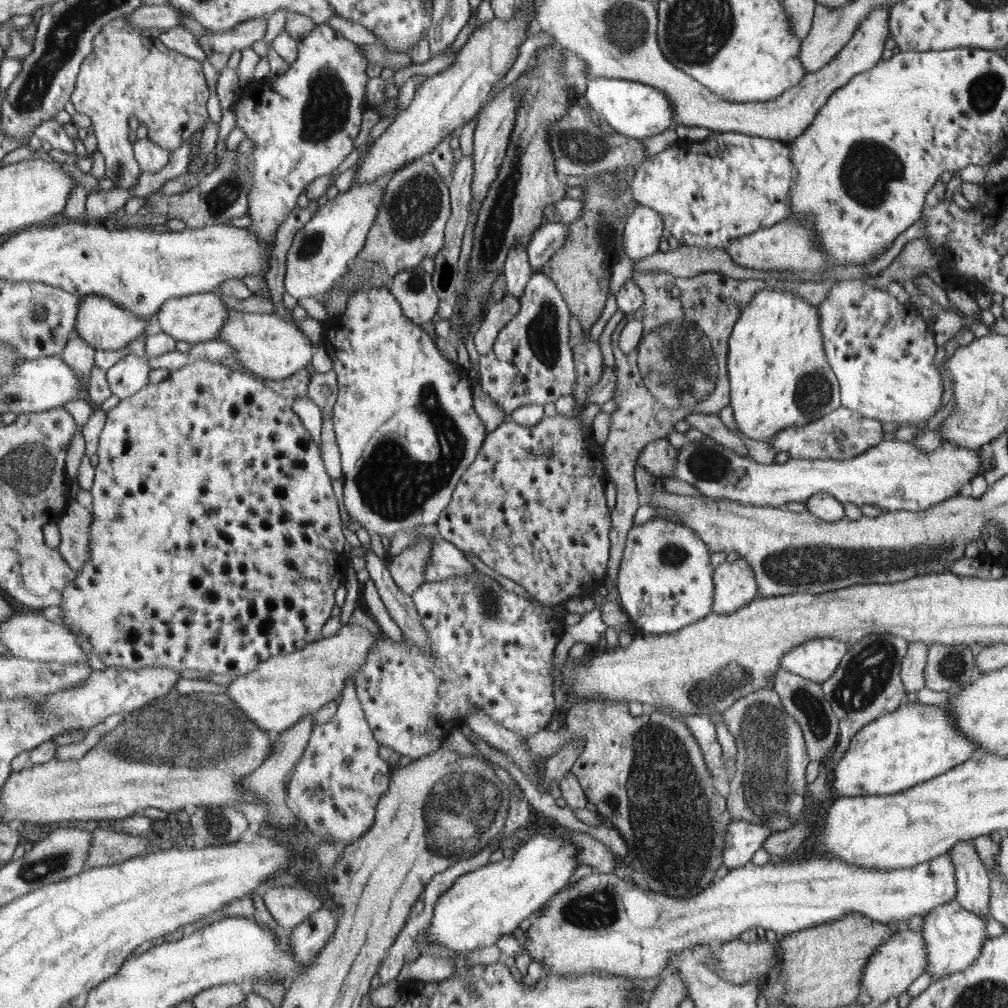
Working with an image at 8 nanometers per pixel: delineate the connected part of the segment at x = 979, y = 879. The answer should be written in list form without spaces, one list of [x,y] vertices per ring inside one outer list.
[[[971,840],[961,841],[950,850],[955,867],[957,890],[955,900],[962,908],[980,918],[990,917],[990,877]]]

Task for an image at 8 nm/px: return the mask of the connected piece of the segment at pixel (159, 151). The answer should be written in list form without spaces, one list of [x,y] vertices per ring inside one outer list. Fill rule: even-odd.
[[[137,138],[135,142],[131,143],[131,152],[138,163],[138,167],[144,173],[160,172],[172,160],[171,152],[150,138]]]

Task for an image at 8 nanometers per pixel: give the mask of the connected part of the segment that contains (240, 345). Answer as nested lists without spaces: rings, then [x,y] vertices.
[[[230,310],[228,322],[218,334],[218,340],[234,346],[234,356],[242,364],[247,373],[257,379],[284,379],[306,368],[312,363],[315,352],[314,344],[304,337],[302,332],[291,322],[277,318],[274,314],[241,312]]]

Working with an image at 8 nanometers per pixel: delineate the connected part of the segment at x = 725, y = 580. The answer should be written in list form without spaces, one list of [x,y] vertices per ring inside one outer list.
[[[746,558],[724,561],[714,572],[716,594],[713,613],[730,614],[749,605],[759,594],[757,575]]]

